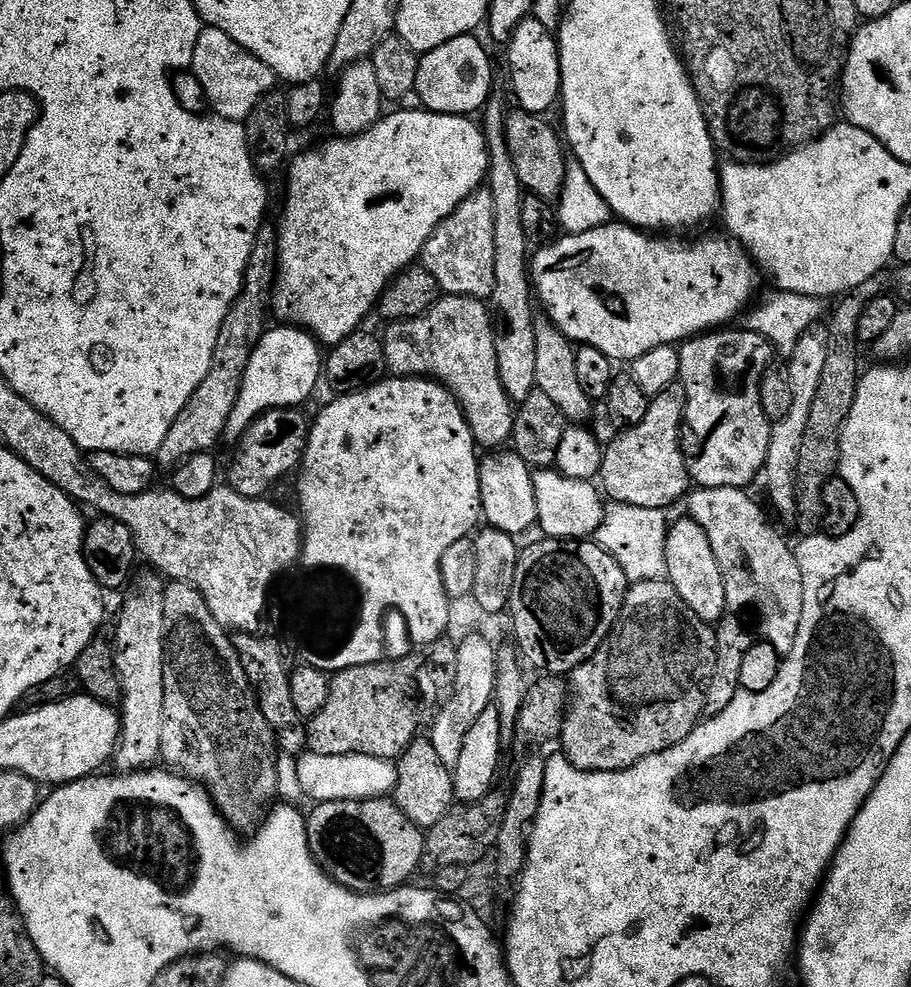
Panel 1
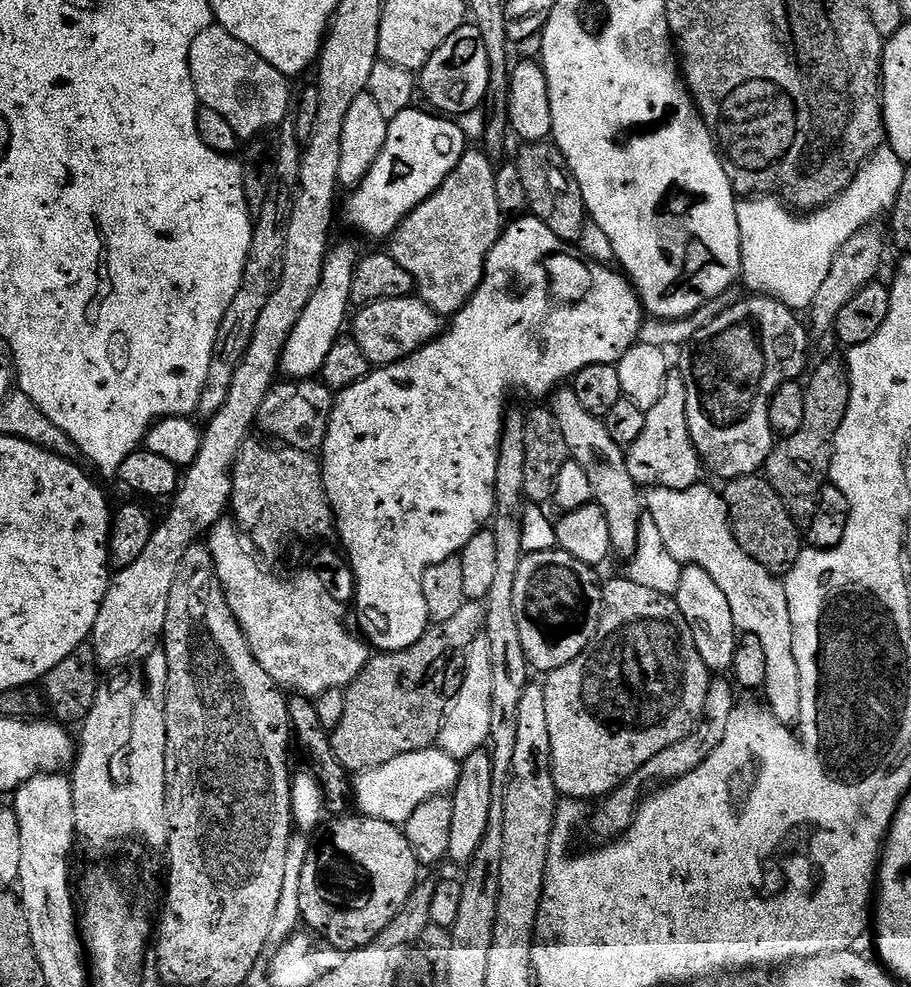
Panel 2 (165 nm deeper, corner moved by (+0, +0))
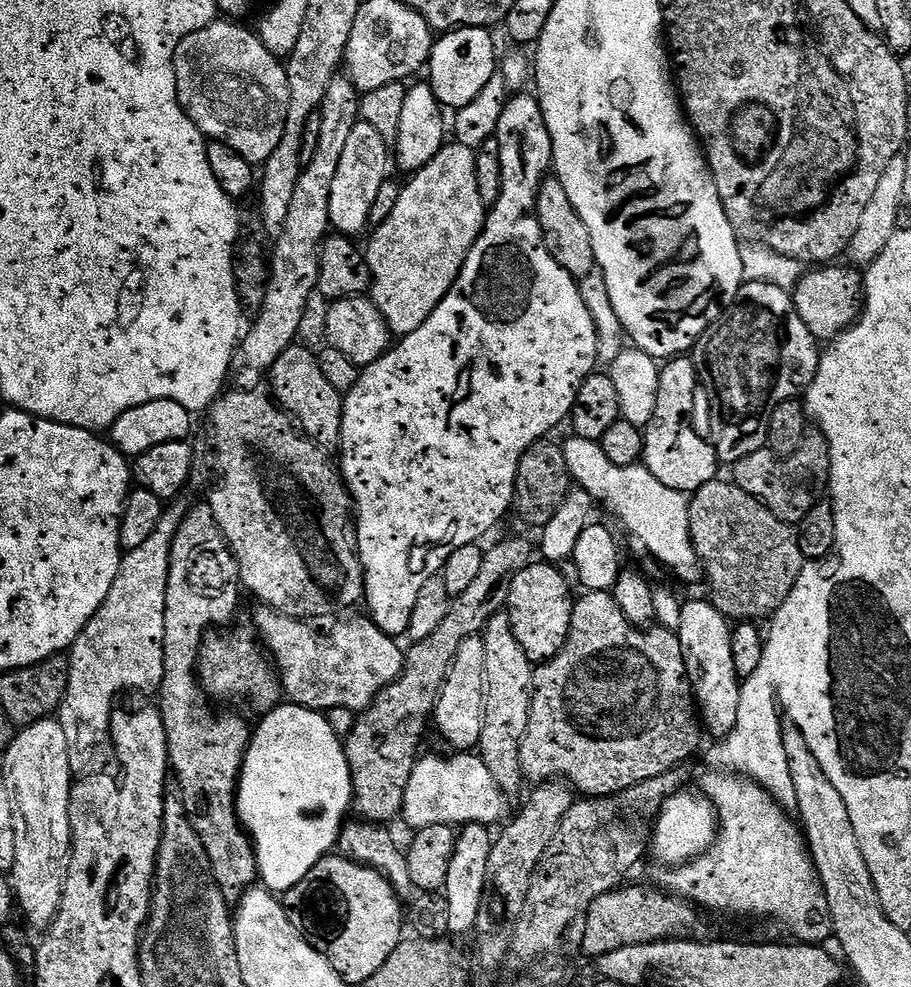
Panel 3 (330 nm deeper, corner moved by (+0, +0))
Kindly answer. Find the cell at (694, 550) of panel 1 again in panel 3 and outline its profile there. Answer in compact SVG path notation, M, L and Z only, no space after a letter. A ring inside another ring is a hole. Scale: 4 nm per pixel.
M707 599L687 601L682 610L682 626L678 633L682 654L688 671L688 681L692 684L692 695L696 698L698 715L703 727L712 738L723 738L734 730L734 722L738 722L738 702L740 701L741 677L734 670L734 653L730 651L730 638L732 637L733 625L730 620L723 616L715 606Z

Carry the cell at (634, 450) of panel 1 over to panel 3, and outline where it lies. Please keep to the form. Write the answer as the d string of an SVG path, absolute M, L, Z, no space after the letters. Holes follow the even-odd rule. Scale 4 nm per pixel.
M685 354L682 356L673 356L671 360L667 361L661 367L660 377L658 378L658 406L654 406L654 418L650 418L650 422L644 429L644 459L642 461L643 467L650 470L650 474L654 474L654 478L658 478L658 482L662 482L662 486L670 486L670 490L678 490L685 494L696 493L700 487L706 486L711 480L717 479L718 472L716 472L716 467L718 467L718 461L716 459L716 450L712 447L711 443L707 439L704 440L702 437L696 433L696 428L692 425L692 411L696 408L696 392L698 396L698 381L696 378L696 367L692 361L691 355Z

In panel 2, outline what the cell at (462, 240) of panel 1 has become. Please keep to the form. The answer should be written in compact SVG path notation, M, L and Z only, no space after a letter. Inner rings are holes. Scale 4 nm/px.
M465 151L446 182L417 206L390 237L390 255L394 262L410 274L419 299L441 318L455 316L476 293L484 277L486 258L502 231L494 190L496 168L488 161L489 153L479 151Z

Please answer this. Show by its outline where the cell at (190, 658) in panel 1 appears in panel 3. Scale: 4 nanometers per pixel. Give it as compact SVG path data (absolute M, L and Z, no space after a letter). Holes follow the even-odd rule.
M200 502L200 505L189 507L188 514L185 516L182 526L178 530L178 534L172 543L170 550L170 578L166 586L166 630L164 631L164 677L158 689L158 697L160 696L160 712L158 718L164 723L164 733L168 739L168 763L170 765L171 775L175 778L176 784L180 787L178 799L184 804L184 812L188 816L188 821L192 826L198 838L202 838L202 846L206 846L206 854L208 861L212 867L212 876L216 879L216 884L223 889L225 897L229 901L239 901L242 893L245 890L251 889L257 883L258 873L256 870L256 850L252 847L252 842L249 833L245 832L239 816L236 815L236 785L240 782L240 771L244 765L244 755L248 749L248 744L252 740L253 729L248 728L248 724L240 716L235 716L235 711L220 710L224 712L216 713L208 709L209 701L206 699L206 693L198 679L198 661L200 658L200 646L204 643L205 635L213 630L219 629L221 626L228 626L233 623L232 615L236 612L236 607L240 604L240 592L242 593L242 585L240 583L240 568L236 565L236 560L232 557L232 549L228 547L226 538L222 534L222 530L218 526L218 522L212 517L212 508L207 502Z

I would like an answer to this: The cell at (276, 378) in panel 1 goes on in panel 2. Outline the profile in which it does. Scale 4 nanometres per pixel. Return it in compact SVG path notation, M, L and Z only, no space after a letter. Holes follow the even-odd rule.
M344 240L341 244L333 243L329 247L318 290L314 290L314 298L310 298L306 310L302 310L302 318L298 318L298 326L294 326L284 347L280 367L285 377L294 380L319 377L322 362L326 362L326 354L330 354L330 346L334 346L334 342L345 331L346 321L349 319L350 282L354 278L356 263L360 261L361 255L362 249L352 240Z

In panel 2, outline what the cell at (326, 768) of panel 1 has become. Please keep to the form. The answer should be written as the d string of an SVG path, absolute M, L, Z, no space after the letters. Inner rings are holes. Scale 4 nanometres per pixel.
M435 746L411 751L392 758L380 767L357 773L352 780L352 800L355 800L355 809L361 815L402 826L422 802L451 793L459 773L460 764Z

